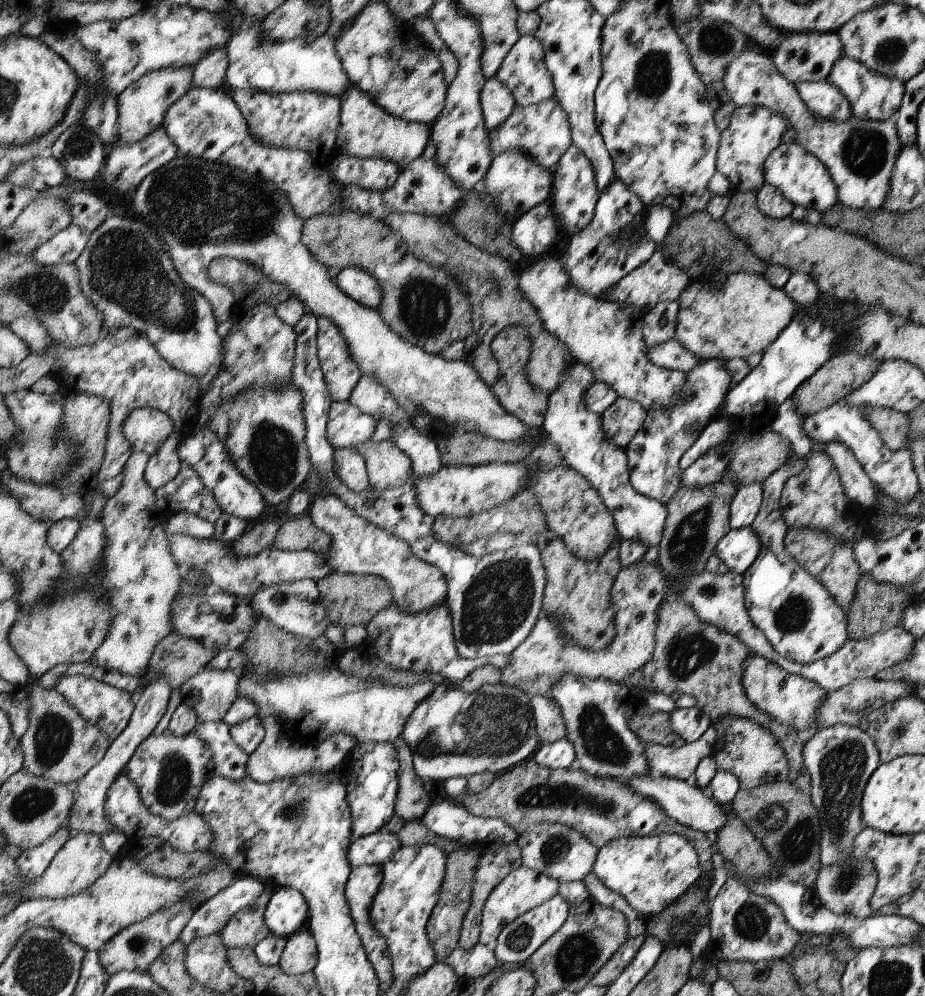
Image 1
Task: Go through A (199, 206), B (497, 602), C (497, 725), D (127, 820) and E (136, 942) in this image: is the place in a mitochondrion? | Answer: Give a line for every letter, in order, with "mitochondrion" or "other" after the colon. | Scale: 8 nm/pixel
A: mitochondrion
B: mitochondrion
C: mitochondrion
D: other
E: mitochondrion

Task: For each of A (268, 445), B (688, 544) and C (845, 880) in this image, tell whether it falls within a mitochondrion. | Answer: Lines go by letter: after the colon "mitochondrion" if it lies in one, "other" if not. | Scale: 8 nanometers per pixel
A: mitochondrion
B: mitochondrion
C: mitochondrion

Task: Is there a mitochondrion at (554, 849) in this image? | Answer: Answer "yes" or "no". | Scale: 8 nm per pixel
yes

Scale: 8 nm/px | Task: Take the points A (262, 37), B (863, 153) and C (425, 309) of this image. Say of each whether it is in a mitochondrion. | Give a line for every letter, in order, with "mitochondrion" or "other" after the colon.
A: other
B: mitochondrion
C: mitochondrion

